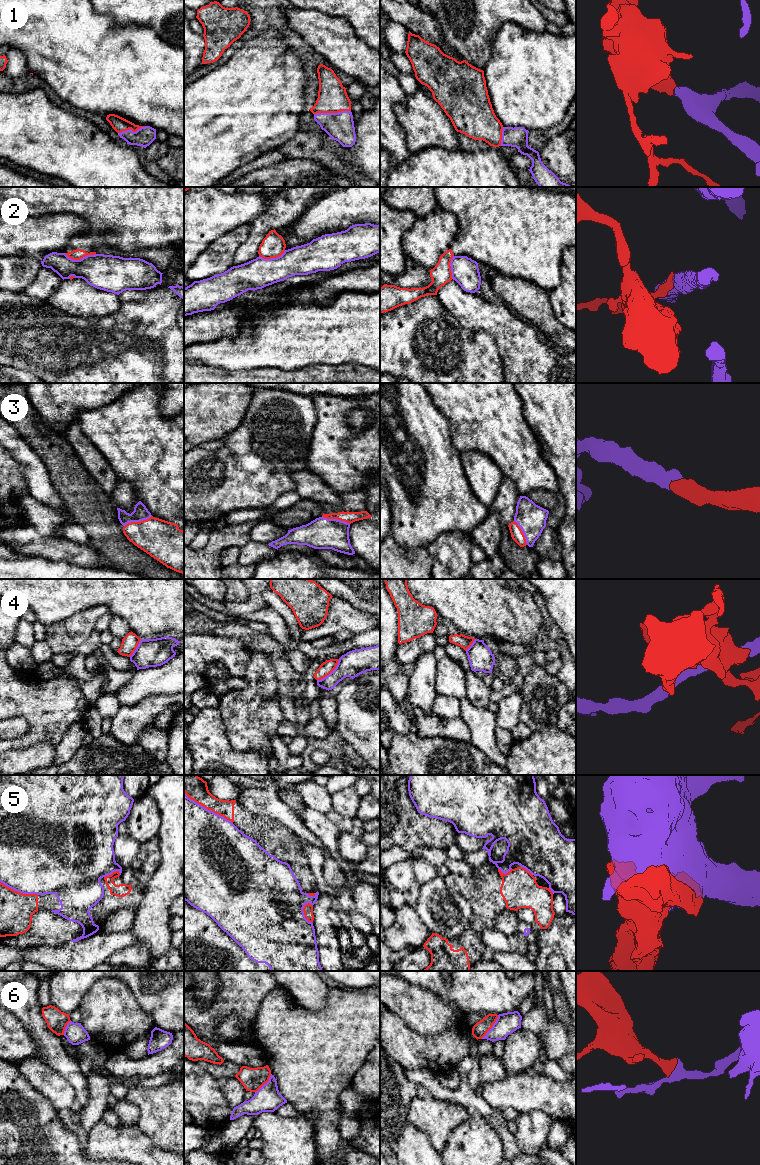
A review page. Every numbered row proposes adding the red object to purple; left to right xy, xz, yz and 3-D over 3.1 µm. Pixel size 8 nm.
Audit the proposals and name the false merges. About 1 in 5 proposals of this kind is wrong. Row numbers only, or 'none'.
2, 4, 5, 6

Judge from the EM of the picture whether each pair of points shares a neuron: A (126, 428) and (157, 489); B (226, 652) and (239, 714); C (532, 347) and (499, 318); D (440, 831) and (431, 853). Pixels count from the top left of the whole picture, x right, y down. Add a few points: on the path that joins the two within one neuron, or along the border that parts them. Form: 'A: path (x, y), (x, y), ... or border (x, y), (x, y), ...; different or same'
A: path (140, 443), (153, 456), (153, 469), (157, 474); same
B: border (248, 654), (245, 673), (242, 677); different
C: path (524, 343), (507, 326); same
D: border (425, 846), (440, 847), (444, 850); different

